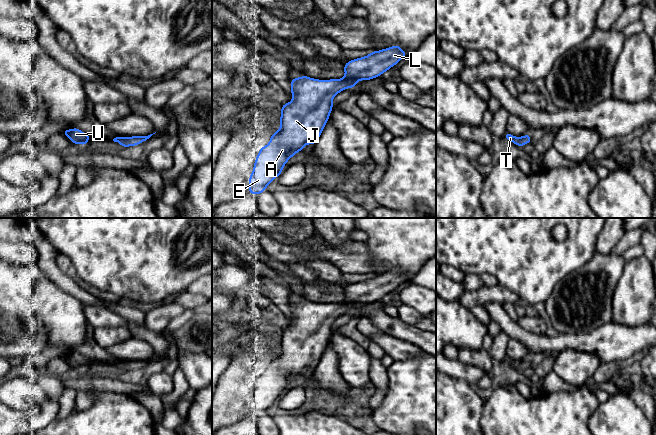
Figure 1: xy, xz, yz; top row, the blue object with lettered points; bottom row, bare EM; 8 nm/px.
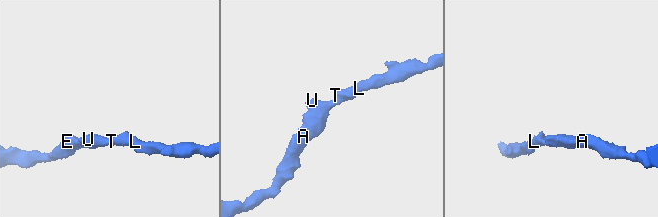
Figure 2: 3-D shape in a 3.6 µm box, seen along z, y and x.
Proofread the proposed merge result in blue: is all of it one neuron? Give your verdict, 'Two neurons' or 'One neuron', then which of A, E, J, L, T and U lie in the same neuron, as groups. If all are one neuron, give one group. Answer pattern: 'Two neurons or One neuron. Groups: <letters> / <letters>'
One neuron. Groups: A E J L T U

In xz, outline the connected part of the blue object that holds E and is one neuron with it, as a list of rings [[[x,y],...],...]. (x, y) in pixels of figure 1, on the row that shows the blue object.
[[[394,45],[379,51],[370,52],[369,55],[348,61],[344,66],[345,76],[340,79],[319,80],[307,77],[291,78],[291,94],[293,99],[281,106],[281,127],[276,133],[270,134],[269,143],[261,147],[253,166],[253,172],[249,176],[248,194],[260,195],[266,191],[266,187],[283,171],[285,164],[297,152],[303,150],[306,144],[315,145],[330,117],[333,109],[333,98],[347,88],[355,88],[361,80],[374,79],[401,59],[408,57],[403,49]]]

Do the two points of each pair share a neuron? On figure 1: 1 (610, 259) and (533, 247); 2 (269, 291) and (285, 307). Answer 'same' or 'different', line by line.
1: different
2: same

